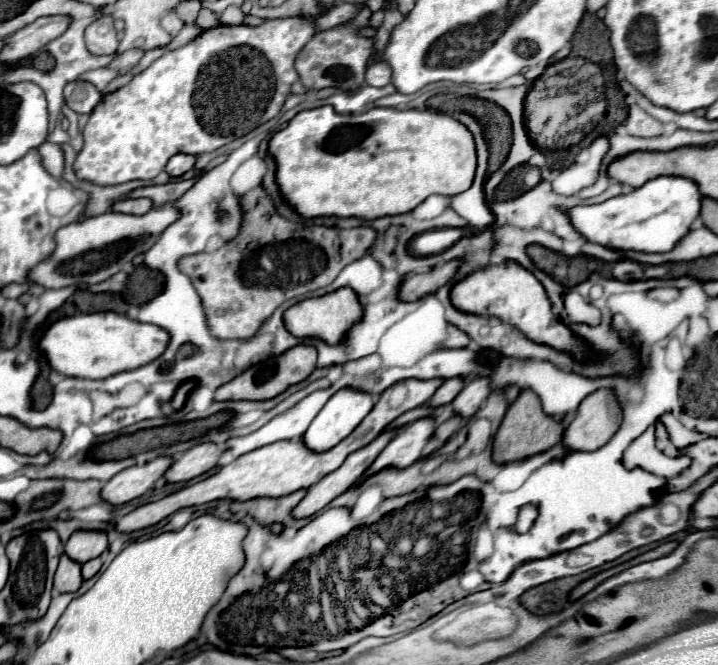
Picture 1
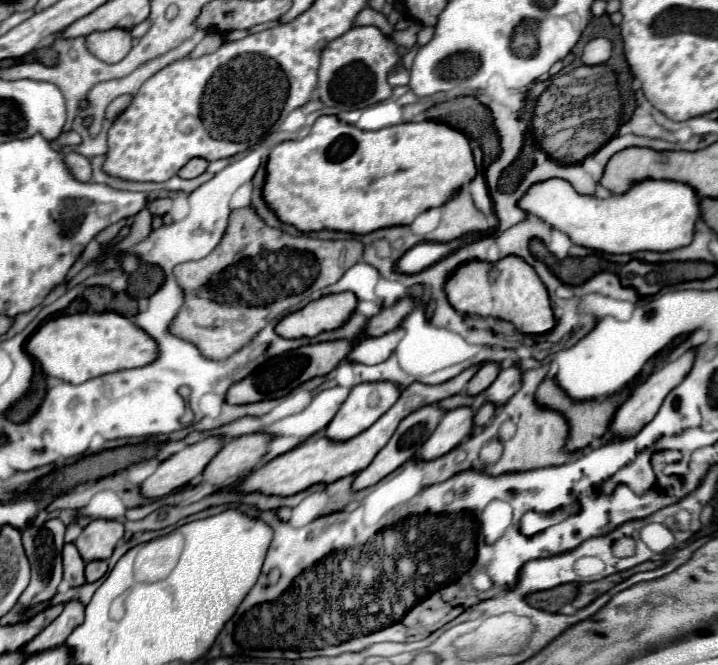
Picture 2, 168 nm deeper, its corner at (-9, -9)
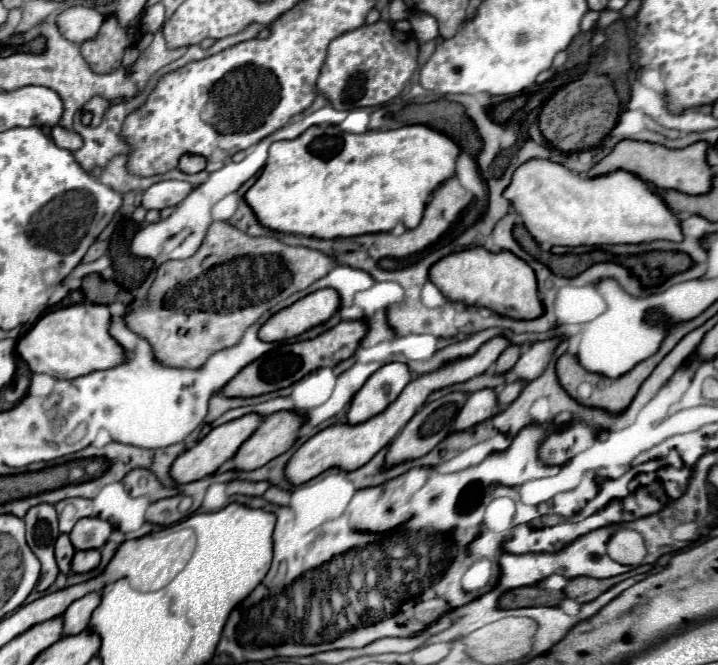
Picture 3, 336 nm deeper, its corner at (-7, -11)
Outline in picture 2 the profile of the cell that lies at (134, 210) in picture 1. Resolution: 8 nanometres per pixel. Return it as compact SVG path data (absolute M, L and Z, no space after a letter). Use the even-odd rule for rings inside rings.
M158 198L158 200L152 200L148 210L152 216L164 216L172 206L172 200L170 198Z

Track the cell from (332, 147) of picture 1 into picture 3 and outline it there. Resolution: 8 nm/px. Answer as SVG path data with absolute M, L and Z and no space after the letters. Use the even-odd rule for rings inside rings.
M312 126L294 140L280 140L270 146L268 162L260 178L246 192L258 222L274 232L302 234L314 238L340 238L390 232L396 224L416 228L428 196L444 180L454 176L458 146L428 126L402 126L396 130L368 130L364 134L340 132L336 126Z

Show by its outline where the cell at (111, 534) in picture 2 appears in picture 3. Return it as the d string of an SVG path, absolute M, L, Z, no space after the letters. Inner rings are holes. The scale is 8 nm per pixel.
M80 518L70 532L70 542L76 550L100 548L108 540L112 528L102 518Z

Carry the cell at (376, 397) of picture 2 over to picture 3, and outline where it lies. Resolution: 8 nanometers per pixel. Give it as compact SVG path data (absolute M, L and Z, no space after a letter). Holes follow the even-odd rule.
M390 362L382 366L370 376L370 380L354 396L346 412L346 422L358 424L384 412L386 406L398 398L398 394L404 390L404 386L410 380L412 380L412 372L406 364Z

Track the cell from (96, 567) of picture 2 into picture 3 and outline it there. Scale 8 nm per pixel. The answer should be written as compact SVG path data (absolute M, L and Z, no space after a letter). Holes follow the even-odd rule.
M96 548L94 550L76 550L70 562L70 568L82 574L82 572L90 572L92 568L96 568L98 562L100 562L100 552Z

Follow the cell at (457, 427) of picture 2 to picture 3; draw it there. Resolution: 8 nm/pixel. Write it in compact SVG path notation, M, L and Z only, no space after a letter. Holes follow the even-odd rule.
M482 388L478 392L470 394L470 400L464 404L462 412L458 412L454 430L466 430L474 424L480 424L492 416L496 416L500 412L498 406L498 394L492 388Z

